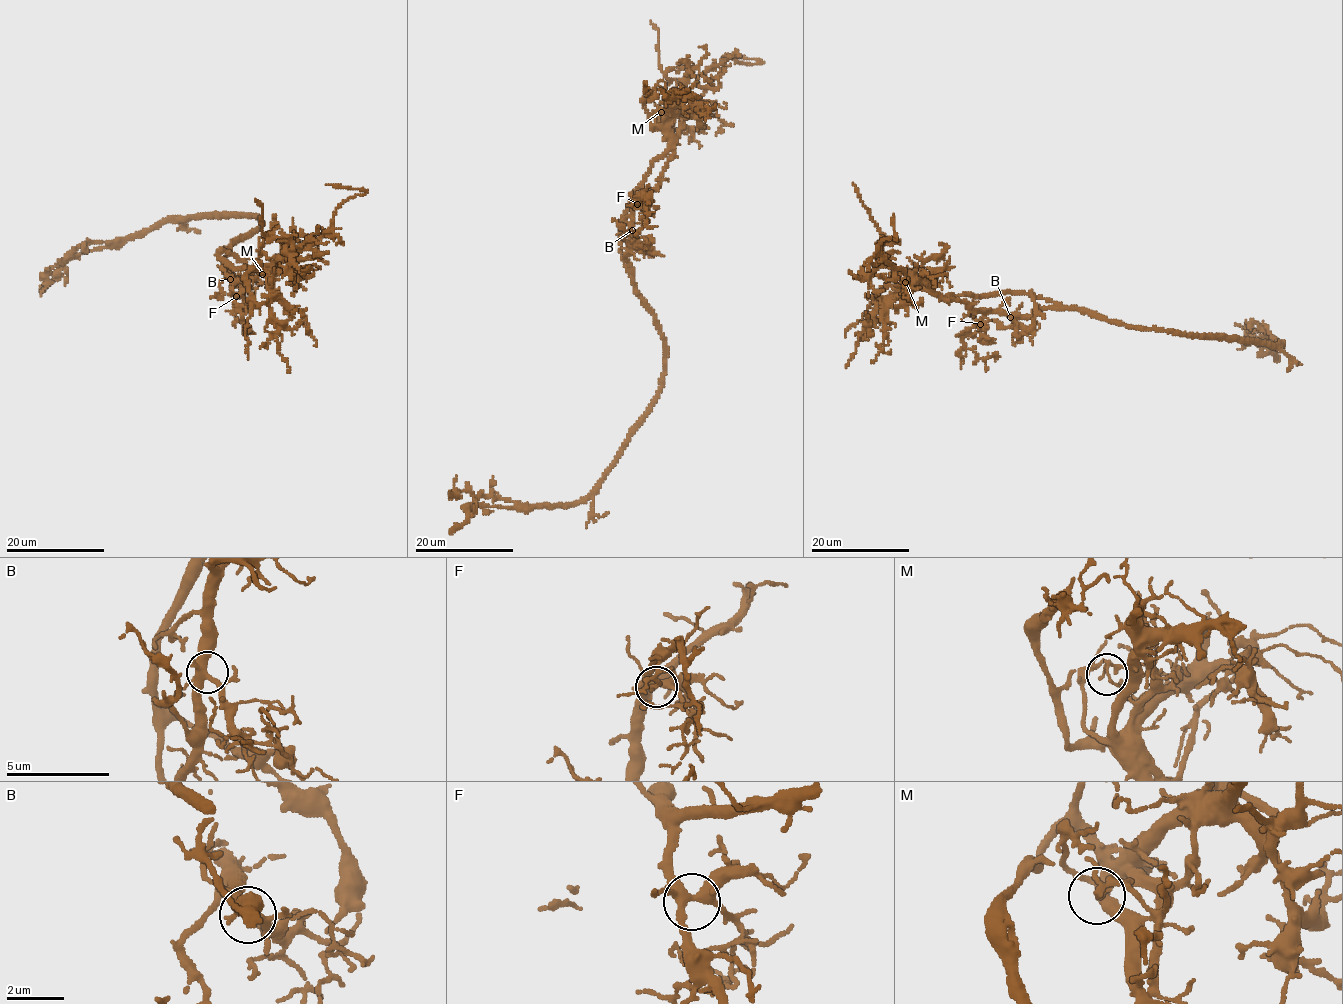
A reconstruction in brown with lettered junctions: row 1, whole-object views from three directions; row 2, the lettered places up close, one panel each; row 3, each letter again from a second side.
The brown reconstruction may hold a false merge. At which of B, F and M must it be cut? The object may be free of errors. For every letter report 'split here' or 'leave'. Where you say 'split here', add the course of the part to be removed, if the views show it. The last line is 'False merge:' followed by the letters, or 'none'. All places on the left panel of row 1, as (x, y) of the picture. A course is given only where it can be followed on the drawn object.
B: leave
F: leave
M: split here | (262, 273), (275, 267), (235, 281), (225, 265), (258, 214), (206, 213), (79, 245), (41, 295)
False merge: M

